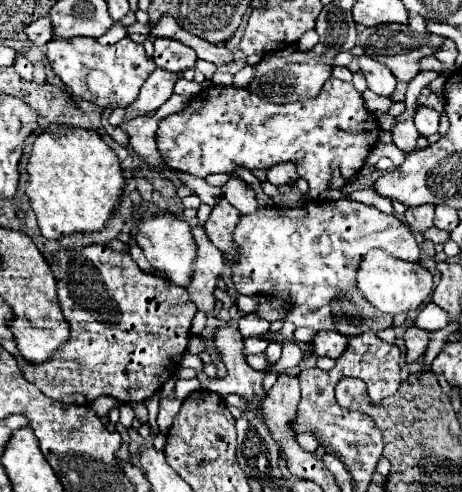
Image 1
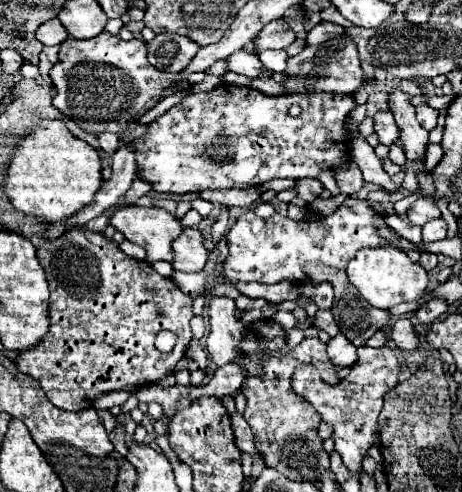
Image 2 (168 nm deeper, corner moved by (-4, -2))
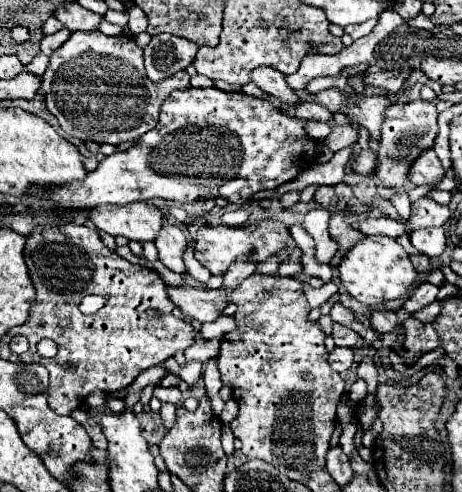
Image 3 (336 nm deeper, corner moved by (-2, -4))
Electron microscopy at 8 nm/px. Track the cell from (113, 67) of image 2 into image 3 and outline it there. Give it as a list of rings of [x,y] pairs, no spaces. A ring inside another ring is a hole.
[[[93,30],[73,32],[69,40],[53,52],[41,82],[47,110],[59,120],[65,134],[83,142],[121,144],[137,140],[155,128],[161,104],[171,92],[189,88],[189,74],[183,70],[155,84],[145,76],[143,50],[131,36],[105,36]]]

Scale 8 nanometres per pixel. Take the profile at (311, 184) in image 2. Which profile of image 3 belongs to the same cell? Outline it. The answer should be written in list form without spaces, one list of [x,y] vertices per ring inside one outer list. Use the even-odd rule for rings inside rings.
[[[323,184],[323,186],[317,186],[313,200],[319,202],[319,204],[323,204],[323,206],[331,206],[331,204],[335,204],[335,202],[337,202],[337,196],[335,196],[333,186],[325,186],[325,184]]]

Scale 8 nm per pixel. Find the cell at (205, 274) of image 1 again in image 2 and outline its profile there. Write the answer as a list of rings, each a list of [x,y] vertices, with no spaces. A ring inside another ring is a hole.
[[[183,228],[173,240],[173,262],[171,266],[181,272],[201,272],[207,262],[207,250],[203,246],[201,232],[195,228]]]

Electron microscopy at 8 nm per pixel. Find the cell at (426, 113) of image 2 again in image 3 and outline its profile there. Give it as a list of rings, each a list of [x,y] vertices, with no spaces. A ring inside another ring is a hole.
[[[417,100],[417,102],[407,102],[407,104],[393,104],[385,112],[385,122],[381,128],[381,150],[377,152],[379,156],[379,168],[377,174],[383,180],[385,186],[389,188],[401,188],[403,182],[407,180],[407,170],[411,162],[419,156],[421,150],[431,148],[433,140],[437,136],[437,110],[433,102]]]

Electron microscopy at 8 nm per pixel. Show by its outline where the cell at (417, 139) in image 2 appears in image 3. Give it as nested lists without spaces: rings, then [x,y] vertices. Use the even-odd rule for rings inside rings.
[[[427,148],[425,152],[421,152],[421,156],[417,156],[417,160],[409,166],[409,180],[415,186],[421,184],[437,184],[443,178],[443,168],[439,158],[435,156],[433,148]]]

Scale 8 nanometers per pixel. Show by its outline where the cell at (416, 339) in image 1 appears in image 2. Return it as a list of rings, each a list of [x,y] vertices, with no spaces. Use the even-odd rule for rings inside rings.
[[[399,318],[389,328],[391,328],[389,336],[397,344],[397,348],[401,348],[405,352],[415,352],[415,348],[417,348],[417,336],[415,336],[413,326],[411,326],[411,322],[407,318]]]

